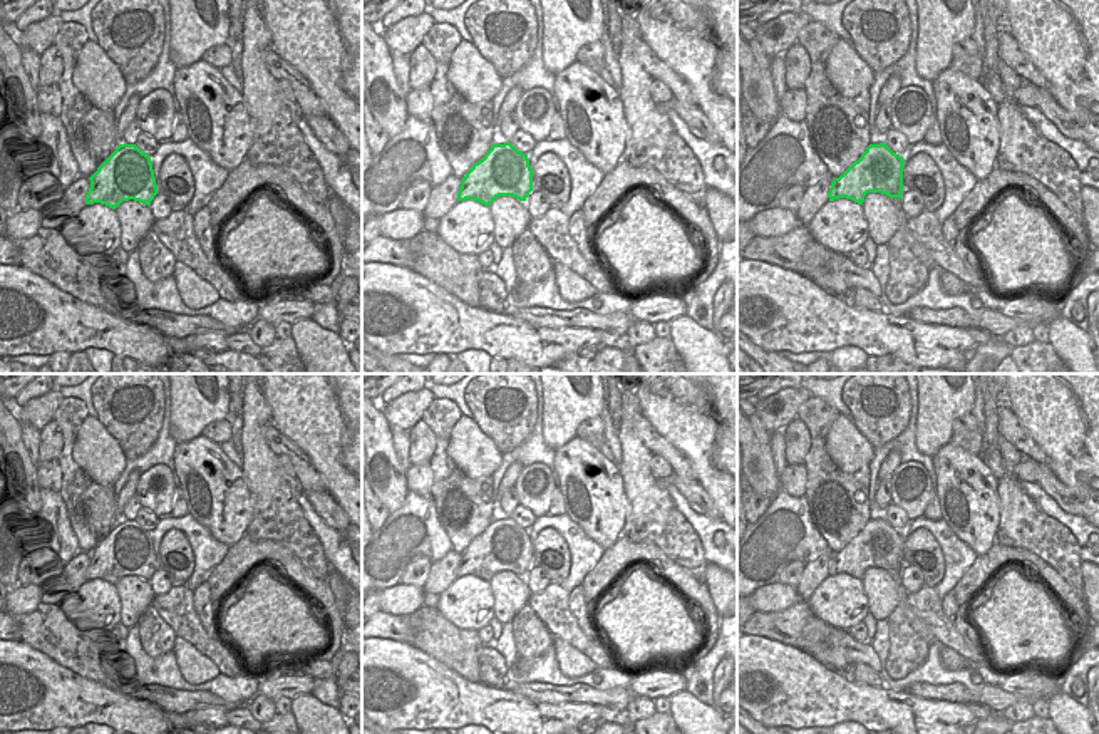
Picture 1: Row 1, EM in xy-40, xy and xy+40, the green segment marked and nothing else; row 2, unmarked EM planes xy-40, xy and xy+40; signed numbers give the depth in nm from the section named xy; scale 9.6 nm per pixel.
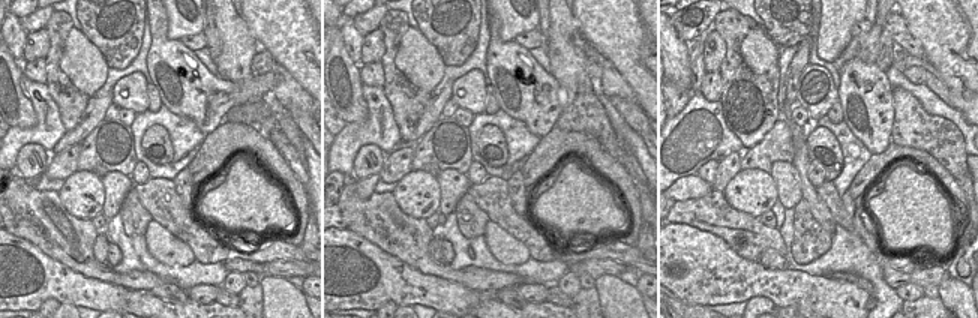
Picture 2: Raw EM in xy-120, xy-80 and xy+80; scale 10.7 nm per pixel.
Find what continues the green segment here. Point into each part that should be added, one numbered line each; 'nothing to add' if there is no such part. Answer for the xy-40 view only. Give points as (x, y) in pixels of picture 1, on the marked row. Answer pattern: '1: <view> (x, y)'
nothing to add.

